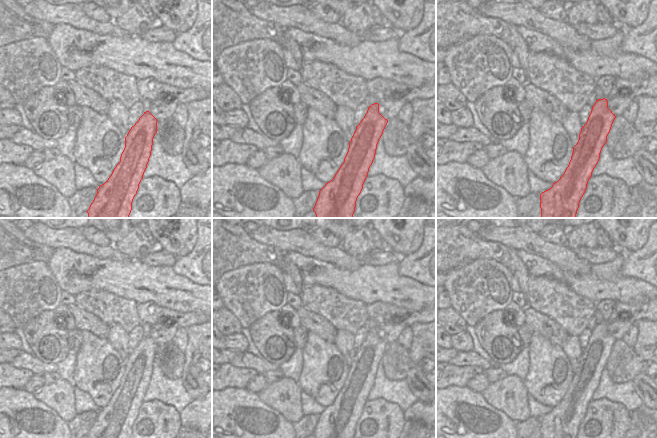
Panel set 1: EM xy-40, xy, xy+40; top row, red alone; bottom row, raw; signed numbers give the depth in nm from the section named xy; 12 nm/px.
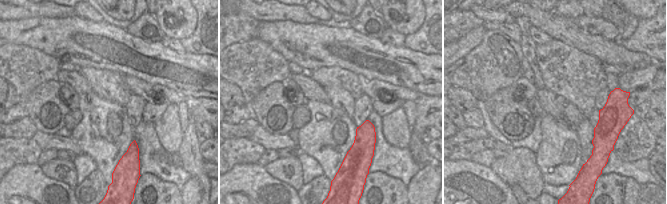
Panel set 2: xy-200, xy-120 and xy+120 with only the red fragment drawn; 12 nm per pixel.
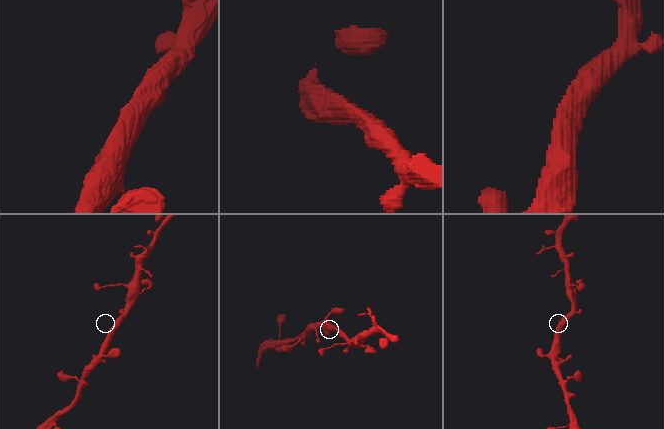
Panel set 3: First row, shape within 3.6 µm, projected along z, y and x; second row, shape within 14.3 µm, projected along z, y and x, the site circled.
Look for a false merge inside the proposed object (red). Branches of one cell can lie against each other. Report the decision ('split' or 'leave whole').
leave whole

